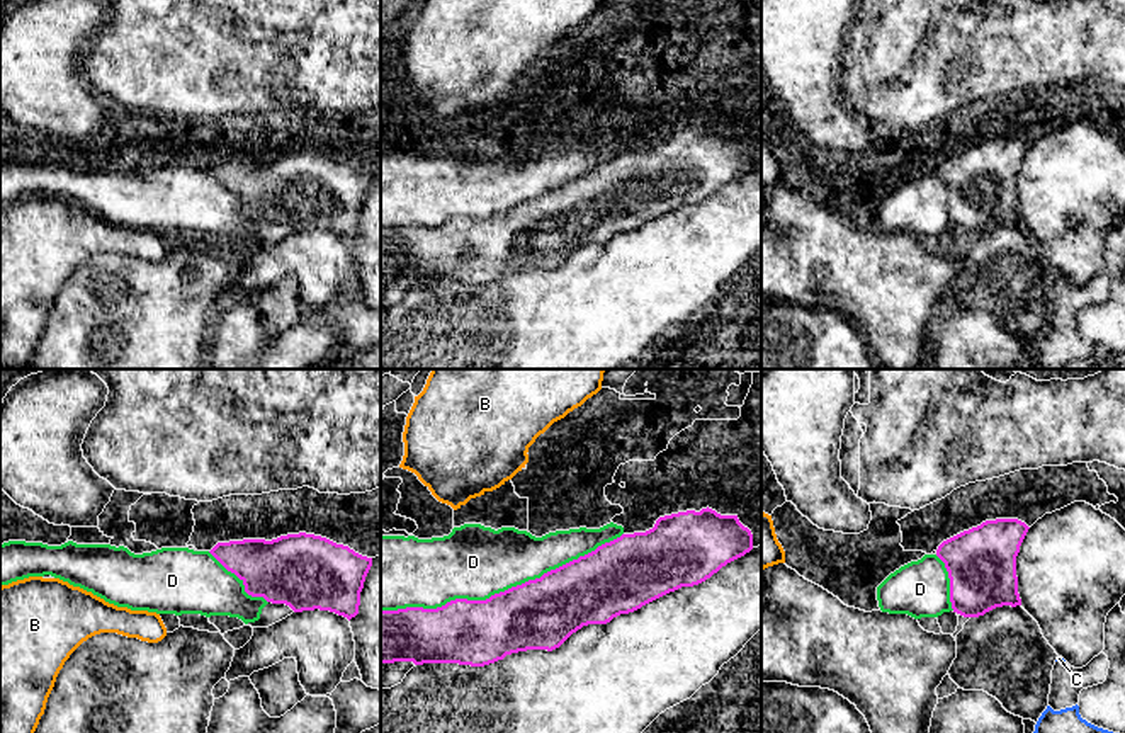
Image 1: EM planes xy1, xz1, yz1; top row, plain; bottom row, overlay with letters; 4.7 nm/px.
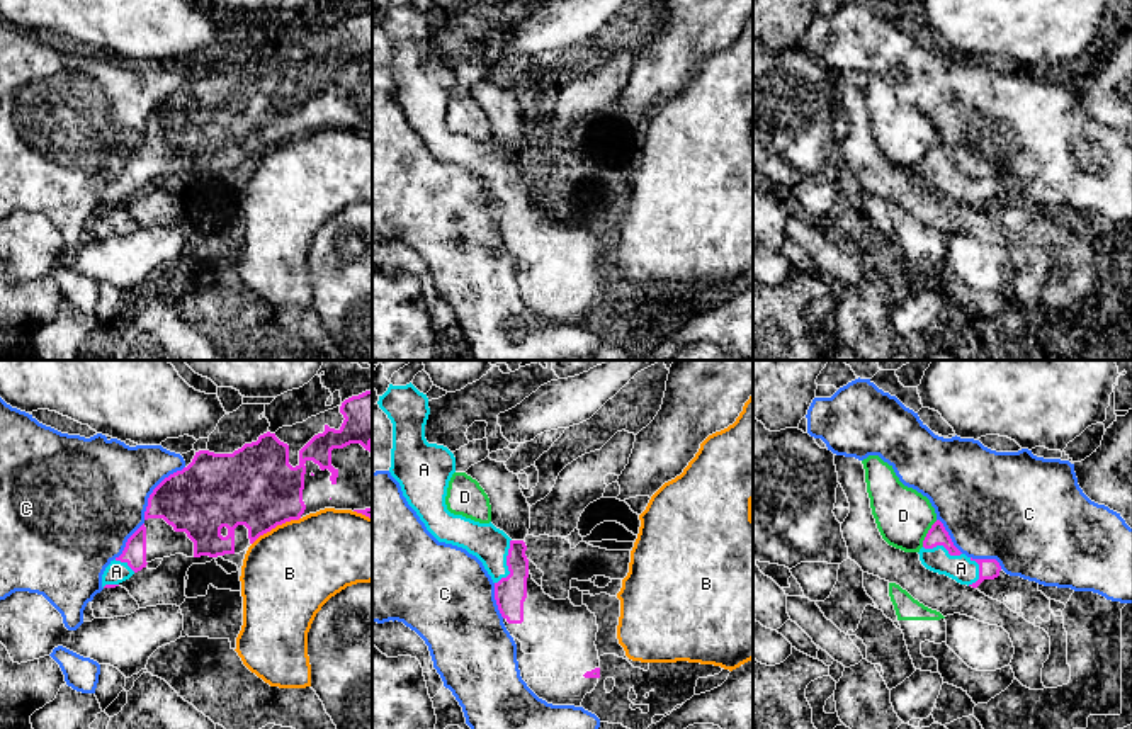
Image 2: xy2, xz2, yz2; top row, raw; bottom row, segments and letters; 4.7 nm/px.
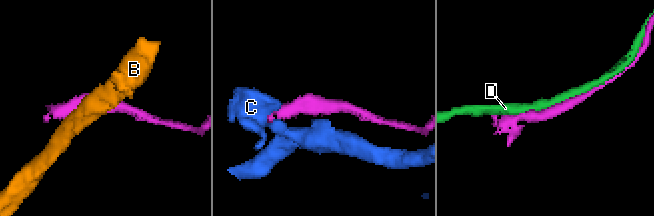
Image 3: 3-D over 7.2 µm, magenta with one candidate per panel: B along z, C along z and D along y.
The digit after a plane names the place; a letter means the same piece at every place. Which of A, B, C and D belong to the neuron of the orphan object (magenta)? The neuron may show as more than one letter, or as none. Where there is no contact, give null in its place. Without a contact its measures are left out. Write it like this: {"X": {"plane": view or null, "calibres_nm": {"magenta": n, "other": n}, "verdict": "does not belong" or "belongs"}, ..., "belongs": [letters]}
{"A": {"plane": "xz2", "calibres_nm": {"magenta": 150, "other": 170}, "verdict": "belongs"}, "B": {"plane": "xy2", "calibres_nm": {"magenta": 380, "other": 440}, "verdict": "does not belong"}, "C": {"plane": "xy2", "calibres_nm": {"magenta": 340, "other": 460}, "verdict": "does not belong"}, "D": {"plane": "xz1", "calibres_nm": {"magenta": 340, "other": 360}, "verdict": "does not belong"}, "belongs": ["A"]}

